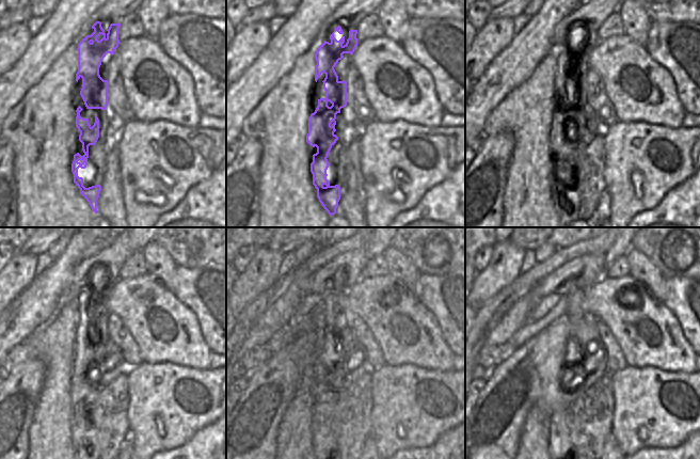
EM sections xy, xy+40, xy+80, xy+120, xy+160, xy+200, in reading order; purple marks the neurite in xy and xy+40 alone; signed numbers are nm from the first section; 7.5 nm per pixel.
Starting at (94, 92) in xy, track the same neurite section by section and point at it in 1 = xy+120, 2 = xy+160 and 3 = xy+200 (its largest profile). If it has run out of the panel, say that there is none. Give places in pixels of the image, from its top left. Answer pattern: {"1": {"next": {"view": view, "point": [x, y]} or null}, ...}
{"1": {"next": {"view": "xy+120", "point": [83, 393]}}, "2": {"next": {"view": "xy+160", "point": [324, 444]}}, "3": {"next": {"view": "xy+200", "point": [560, 444]}}}

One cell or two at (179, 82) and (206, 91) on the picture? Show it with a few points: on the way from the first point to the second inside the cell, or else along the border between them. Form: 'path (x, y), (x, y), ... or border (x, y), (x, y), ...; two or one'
border (180, 64), (192, 78), (194, 98), (201, 110); two

